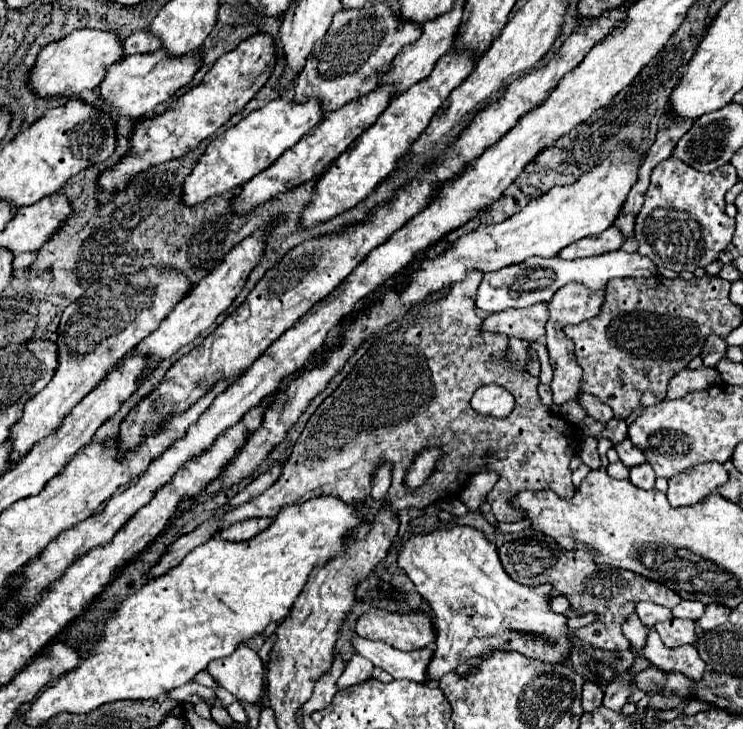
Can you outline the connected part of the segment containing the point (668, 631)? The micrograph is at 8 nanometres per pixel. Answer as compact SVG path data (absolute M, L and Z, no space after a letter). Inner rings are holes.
M672 619L672 621L664 621L664 623L656 623L654 629L658 631L658 635L662 637L666 647L682 647L686 643L696 641L694 621Z

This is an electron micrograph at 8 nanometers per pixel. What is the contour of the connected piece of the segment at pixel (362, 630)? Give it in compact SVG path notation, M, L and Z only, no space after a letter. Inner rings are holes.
M372 607L356 621L356 633L364 639L380 639L400 651L434 647L436 643L432 619L424 611L404 615Z

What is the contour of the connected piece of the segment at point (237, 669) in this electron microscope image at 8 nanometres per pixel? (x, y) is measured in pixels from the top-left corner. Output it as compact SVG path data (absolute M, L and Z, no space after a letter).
M244 643L228 659L218 659L208 673L228 689L240 703L256 705L264 691L264 663L256 651Z

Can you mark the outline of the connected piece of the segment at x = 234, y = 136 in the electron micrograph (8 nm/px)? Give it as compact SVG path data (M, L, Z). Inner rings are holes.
M280 97L270 101L262 109L252 111L248 117L230 127L226 133L218 135L208 145L206 153L198 159L196 167L184 181L180 203L184 207L194 207L214 195L222 195L244 185L254 175L270 167L286 149L296 145L320 119L322 119L320 103L292 105L290 101Z

